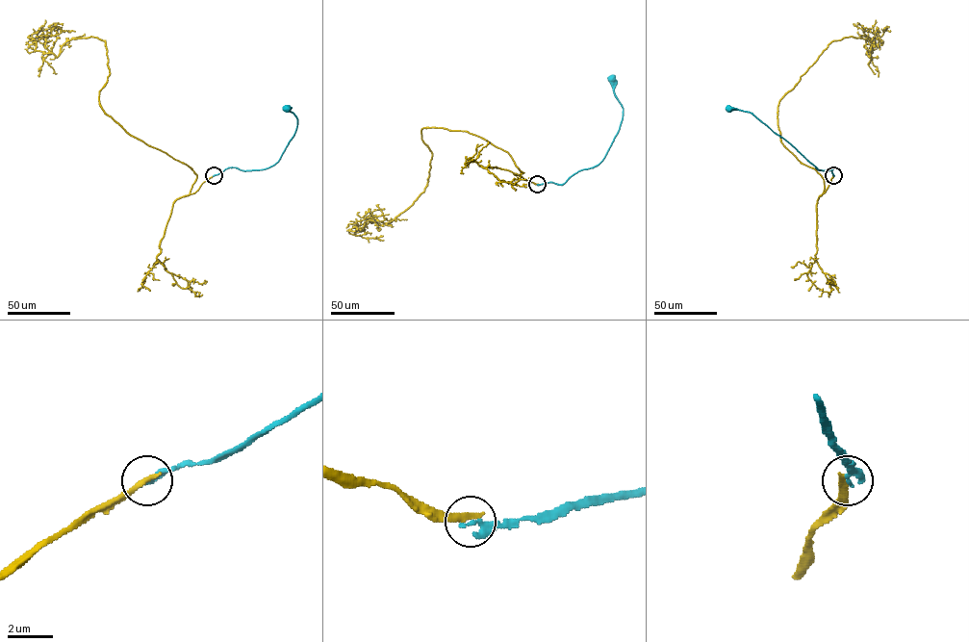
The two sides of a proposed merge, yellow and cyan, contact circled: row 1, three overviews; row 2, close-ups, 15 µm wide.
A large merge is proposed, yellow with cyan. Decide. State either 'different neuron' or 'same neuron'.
different neuron

